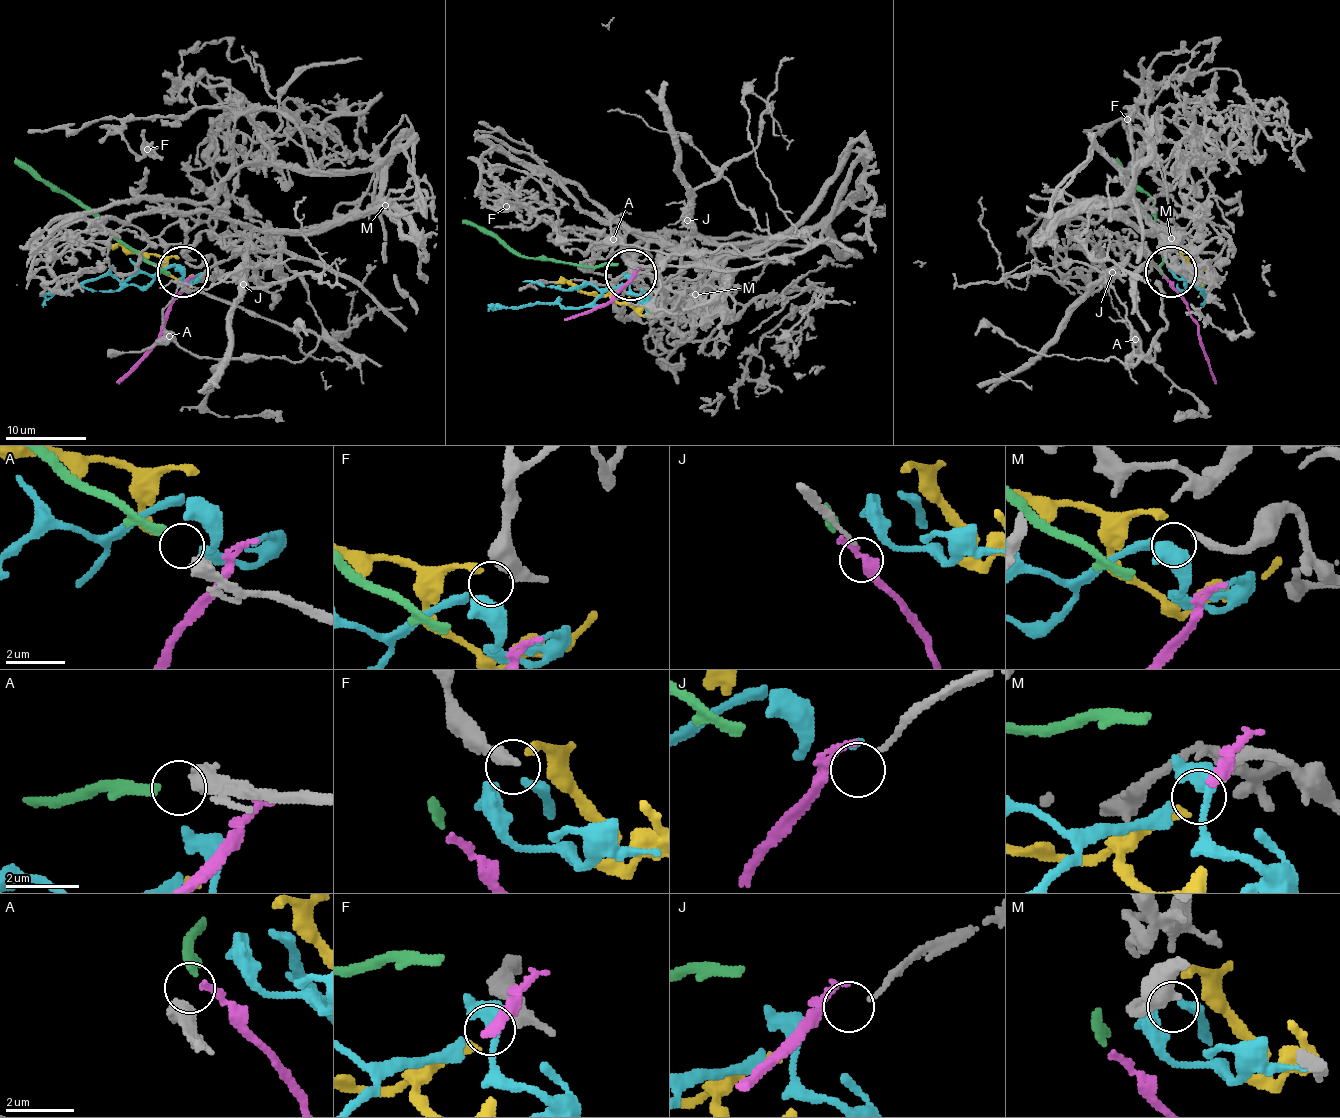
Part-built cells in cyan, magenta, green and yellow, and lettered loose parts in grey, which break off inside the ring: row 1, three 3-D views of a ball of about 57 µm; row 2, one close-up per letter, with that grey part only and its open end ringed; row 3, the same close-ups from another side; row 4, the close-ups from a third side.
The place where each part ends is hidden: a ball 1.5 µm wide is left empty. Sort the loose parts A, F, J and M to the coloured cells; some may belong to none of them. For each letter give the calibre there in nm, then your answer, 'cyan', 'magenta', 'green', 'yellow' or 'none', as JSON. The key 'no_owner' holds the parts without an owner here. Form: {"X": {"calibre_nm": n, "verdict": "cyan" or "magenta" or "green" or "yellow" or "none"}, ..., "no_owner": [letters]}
{"A": {"calibre_nm": 550, "verdict": "none"}, "F": {"calibre_nm": 400, "verdict": "yellow"}, "J": {"calibre_nm": 120, "verdict": "none"}, "M": {"calibre_nm": 170, "verdict": "cyan"}, "no_owner": ["A", "J"]}

